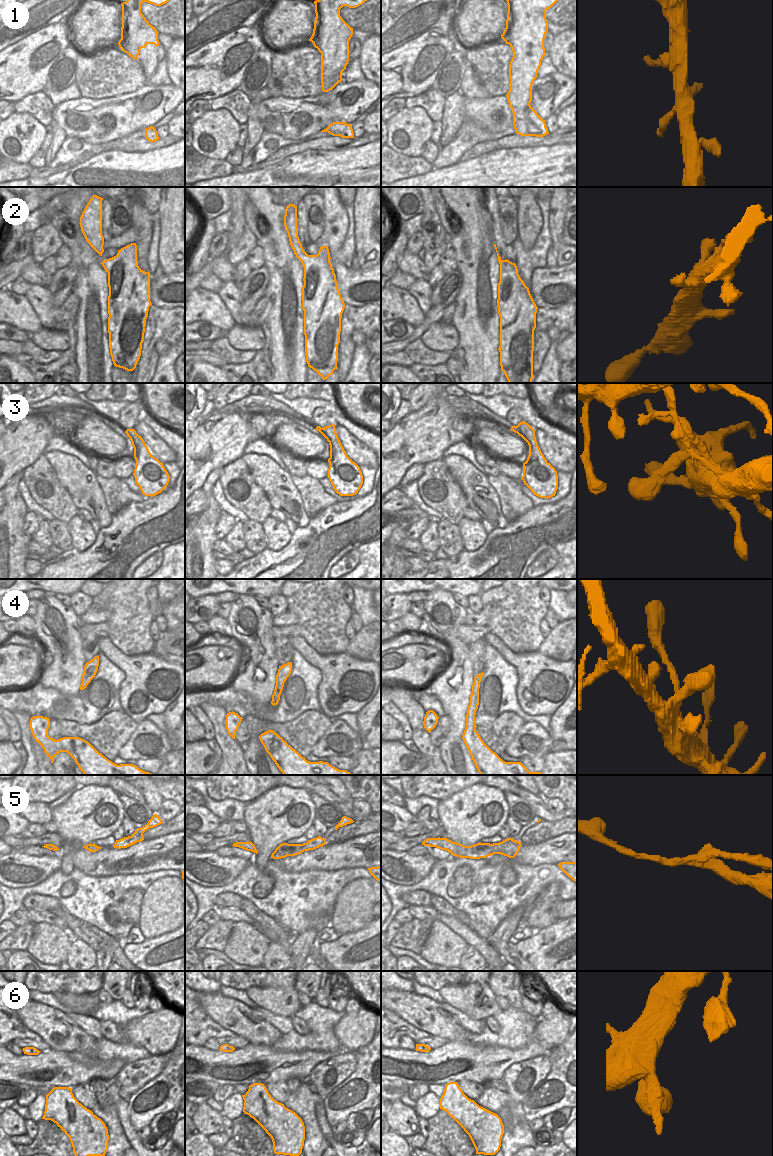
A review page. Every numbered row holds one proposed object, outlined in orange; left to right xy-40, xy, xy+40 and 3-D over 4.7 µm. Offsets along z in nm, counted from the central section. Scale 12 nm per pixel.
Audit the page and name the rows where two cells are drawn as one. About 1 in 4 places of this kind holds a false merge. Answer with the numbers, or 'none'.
5

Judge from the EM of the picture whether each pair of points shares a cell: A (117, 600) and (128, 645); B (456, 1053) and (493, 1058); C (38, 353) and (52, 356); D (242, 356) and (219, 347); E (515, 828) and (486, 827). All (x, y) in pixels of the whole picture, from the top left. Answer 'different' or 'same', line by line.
A: same
B: same
C: same
D: same
E: different

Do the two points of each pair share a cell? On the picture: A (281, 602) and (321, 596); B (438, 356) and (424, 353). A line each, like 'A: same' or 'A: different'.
A: different
B: same

